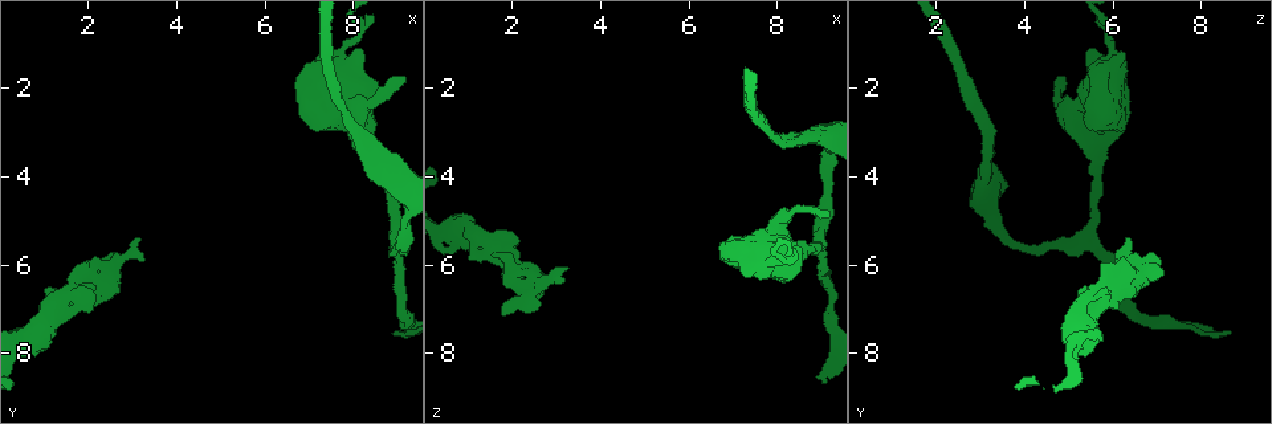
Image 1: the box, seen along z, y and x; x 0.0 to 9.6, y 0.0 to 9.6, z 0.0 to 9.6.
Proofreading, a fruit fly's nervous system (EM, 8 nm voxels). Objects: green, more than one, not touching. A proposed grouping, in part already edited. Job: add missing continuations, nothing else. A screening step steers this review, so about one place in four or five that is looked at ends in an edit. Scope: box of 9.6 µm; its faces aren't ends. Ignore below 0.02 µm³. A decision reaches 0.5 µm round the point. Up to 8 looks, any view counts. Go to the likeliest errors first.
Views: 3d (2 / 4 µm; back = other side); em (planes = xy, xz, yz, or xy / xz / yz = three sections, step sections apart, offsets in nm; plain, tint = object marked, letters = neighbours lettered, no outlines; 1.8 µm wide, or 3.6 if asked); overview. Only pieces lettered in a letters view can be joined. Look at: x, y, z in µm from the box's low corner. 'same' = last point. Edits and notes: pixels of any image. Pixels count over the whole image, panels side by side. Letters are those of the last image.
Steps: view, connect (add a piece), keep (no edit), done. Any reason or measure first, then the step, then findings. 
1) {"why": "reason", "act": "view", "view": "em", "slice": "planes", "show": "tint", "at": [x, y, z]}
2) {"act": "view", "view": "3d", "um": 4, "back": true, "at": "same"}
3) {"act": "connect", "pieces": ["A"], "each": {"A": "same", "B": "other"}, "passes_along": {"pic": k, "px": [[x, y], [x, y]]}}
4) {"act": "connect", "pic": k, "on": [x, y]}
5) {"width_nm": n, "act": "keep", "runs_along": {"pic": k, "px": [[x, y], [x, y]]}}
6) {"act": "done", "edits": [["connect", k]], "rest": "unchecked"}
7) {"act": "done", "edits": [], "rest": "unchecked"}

{"why": "abrupt turn", "act": "view", "view": "3d", "um": 4, "back": true, "at": [8.10, 2.70, 5.10]}

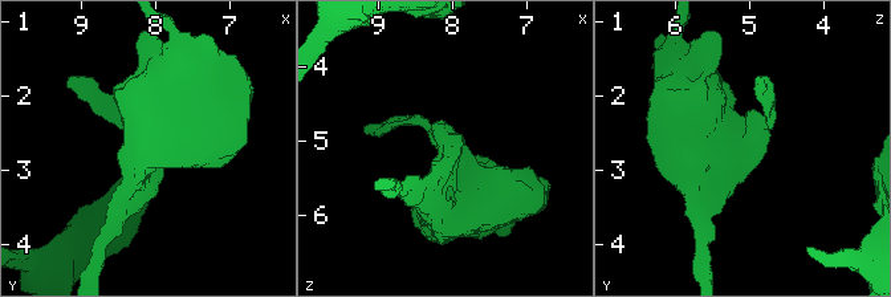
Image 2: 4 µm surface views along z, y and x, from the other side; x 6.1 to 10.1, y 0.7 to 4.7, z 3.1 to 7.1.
{"why": "shape alone is not enough", "act": "view", "view": "em", "slice": "planes", "show": "tint", "at": [8.00, 2.65, 5.15]}

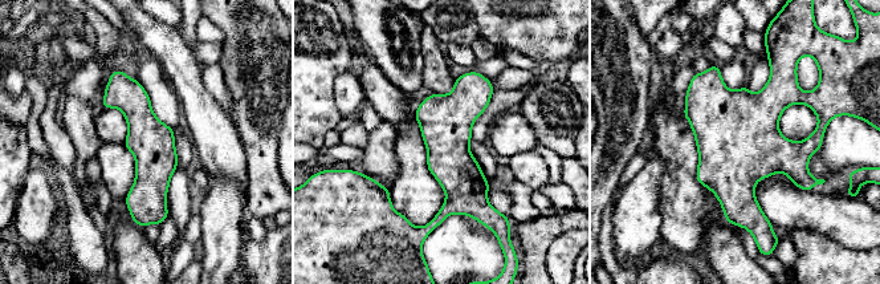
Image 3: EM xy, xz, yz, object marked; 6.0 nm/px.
{"why": "see the neighbours", "act": "view", "view": "em", "slice": "planes", "show": "letters", "at": "same"}

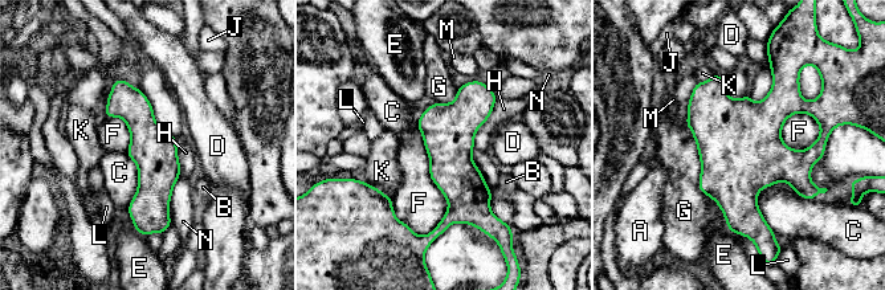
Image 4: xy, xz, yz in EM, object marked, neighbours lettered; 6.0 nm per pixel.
{"longest_contact_nm": ["F", 700], "act": "keep", "each": {"A": "other", "B": "other", "C": "other", "D": "other", "E": "other", "F": "other", "G": "other", "H": "other", "J": "other", "K": "other", "L": "other", "M": "other", "N": "other"}, "border": {"pic": 4, "px": [[416, 121], [447, 201], [424, 236]]}, "found": "none of them fits"}

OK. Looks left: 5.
{"why": "stops while still wide", "act": "view", "view": "em", "um": 3.6, "slice": "planes", "show": "letters", "at": [7.35, 1.30, 6.25]}

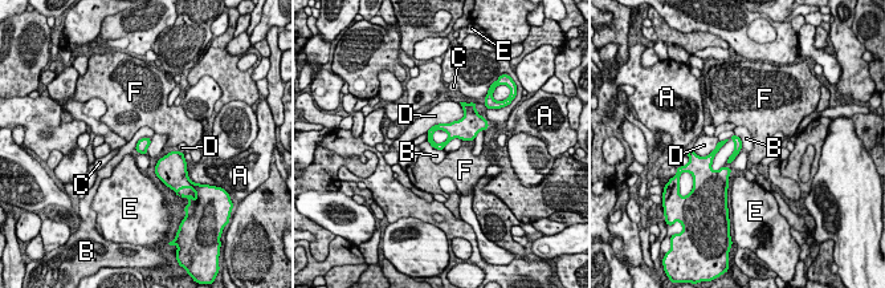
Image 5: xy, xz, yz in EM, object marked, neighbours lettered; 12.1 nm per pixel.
{"longest_contact_nm": ["D", 550], "act": "keep", "each": {"A": "other", "B": "other", "C": "other", "D": "other", "E": "other", "F": "other"}, "border": {"pic": 5, "px": [[150, 137], [142, 137], [134, 149]]}, "found": "none of them fits"}

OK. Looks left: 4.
{"why": "an open end", "act": "view", "view": "3d", "um": 4, "back": true, "at": [1.85, 6.00, 6.00]}

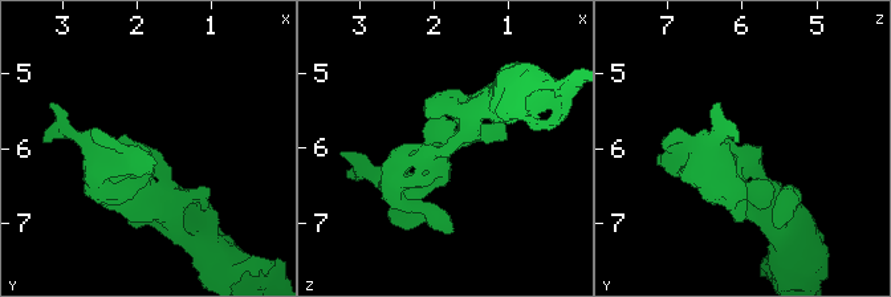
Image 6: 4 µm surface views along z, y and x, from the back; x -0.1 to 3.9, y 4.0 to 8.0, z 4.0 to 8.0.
{"arm_widths_nm": [260, 340], "why": "now the EM", "act": "view", "view": "em", "slice": "planes", "show": "letters", "at": [1.90, 5.95, 5.95]}

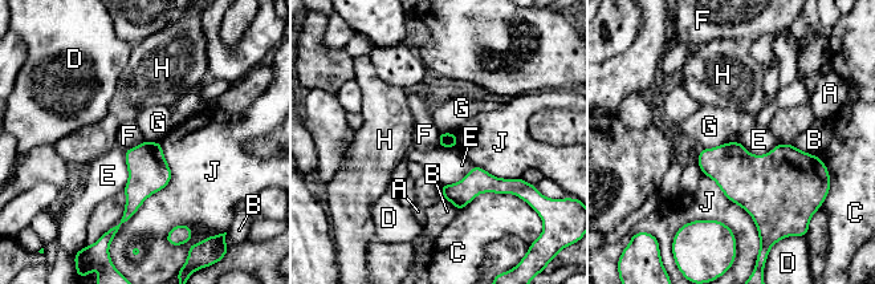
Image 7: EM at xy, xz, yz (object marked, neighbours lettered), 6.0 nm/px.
{"act": "keep", "each": {"A": "other", "B": "other", "C": "other", "D": "other", "E": "other", "F": "other", "G": "other", "H": "other", "J": "other"}, "found": "none of them fits"}

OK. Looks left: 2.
{"why": "thin end", "act": "view", "view": "em", "slice": "yz", "step": 8, "show": "tint", "at": [9.10, 7.55, 8.60]}

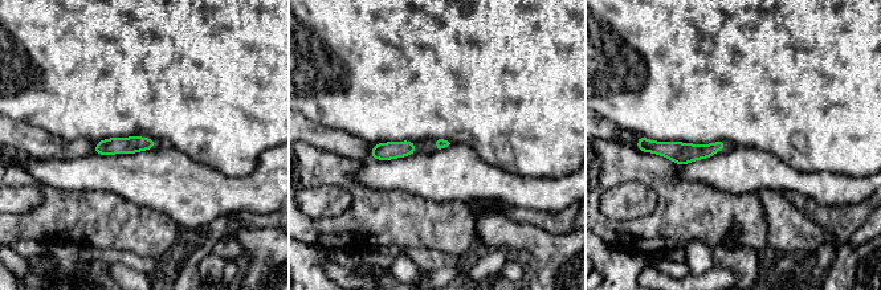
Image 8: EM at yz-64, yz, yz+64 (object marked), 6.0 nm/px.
{"act": "view", "view": "em", "slice": "planes", "show": "letters", "at": "same"}

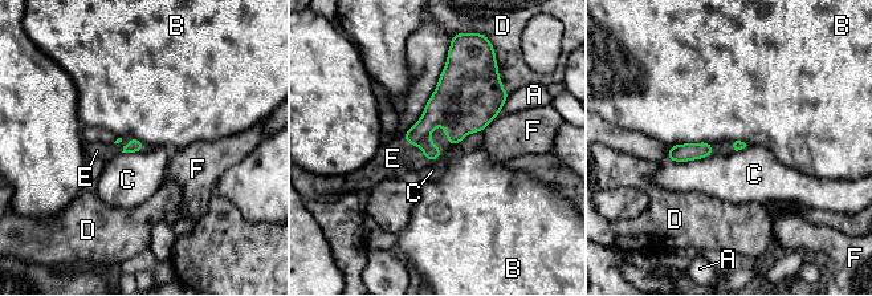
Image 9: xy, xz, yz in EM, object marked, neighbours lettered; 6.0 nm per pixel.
{"act": "connect", "pieces": ["E"], "each": {"A": "other", "B": "other", "C": "other", "D": "other", "E": "same", "F": "other"}, "passes_along": {"pic": 9, "px": [[440, 110], [418, 145], [392, 158]]}, "found": "it goes on there"}

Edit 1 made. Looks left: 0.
{"act": "done", "edits": [["connect", 9]], "rest": "unchecked"}

